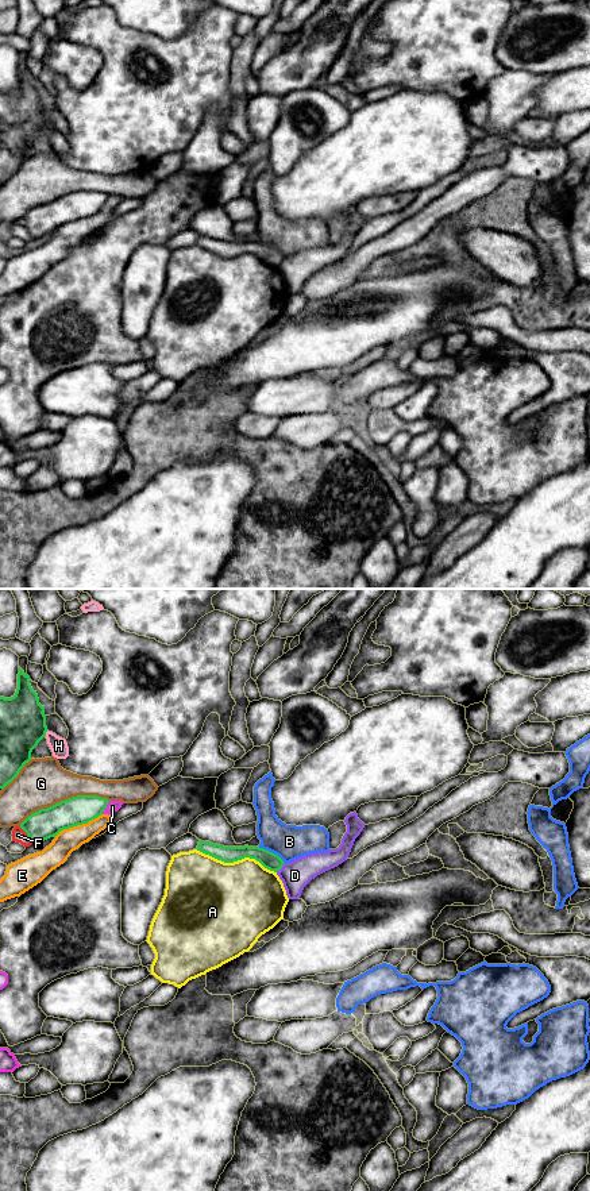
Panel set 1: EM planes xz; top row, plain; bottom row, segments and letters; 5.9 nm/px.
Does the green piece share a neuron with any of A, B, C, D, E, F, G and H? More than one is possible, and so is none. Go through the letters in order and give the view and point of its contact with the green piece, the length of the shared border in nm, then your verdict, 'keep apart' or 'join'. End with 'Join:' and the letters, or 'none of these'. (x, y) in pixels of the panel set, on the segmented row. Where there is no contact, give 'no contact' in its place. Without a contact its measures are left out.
A: xz (236, 860) | 500 nm | keep apart
B: xz (272, 852) | 190 nm | keep apart
C: xz (105, 806) | 90 nm | keep apart
D: xz (280, 868) | 80 nm | keep apart
E: xz (78, 824) | 320 nm | keep apart
F: xz (27, 835) | 130 nm | keep apart
G: xz (65, 800) | 550 nm | keep apart
H: xz (45, 733) | 40 nm | keep apart
Join: none of these

